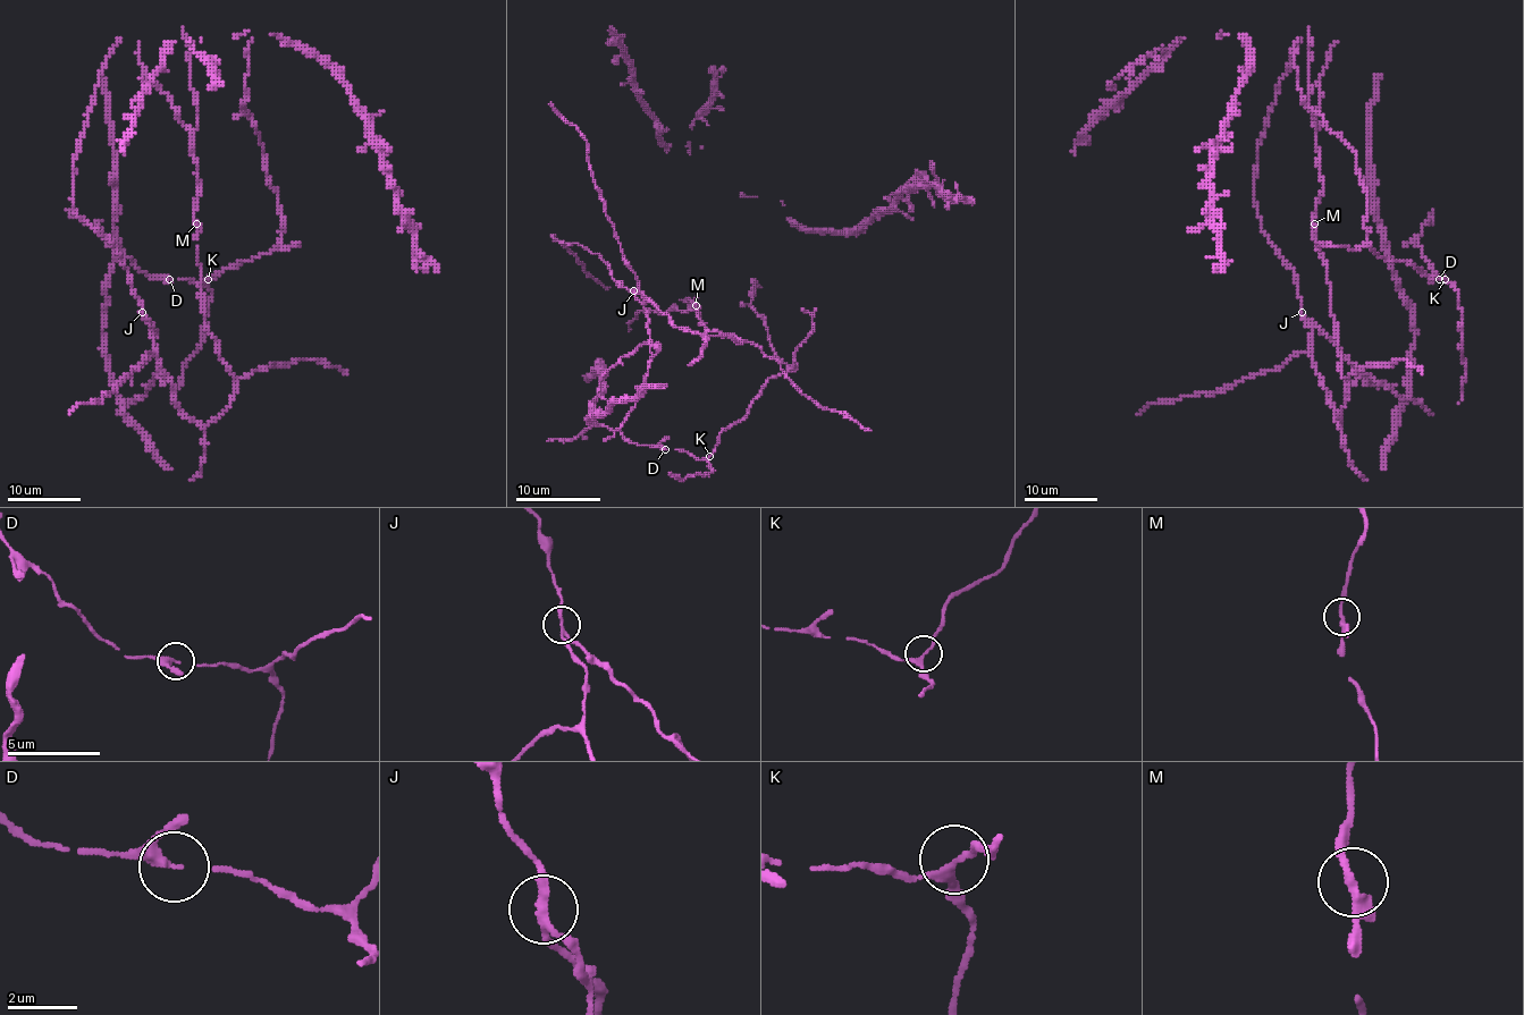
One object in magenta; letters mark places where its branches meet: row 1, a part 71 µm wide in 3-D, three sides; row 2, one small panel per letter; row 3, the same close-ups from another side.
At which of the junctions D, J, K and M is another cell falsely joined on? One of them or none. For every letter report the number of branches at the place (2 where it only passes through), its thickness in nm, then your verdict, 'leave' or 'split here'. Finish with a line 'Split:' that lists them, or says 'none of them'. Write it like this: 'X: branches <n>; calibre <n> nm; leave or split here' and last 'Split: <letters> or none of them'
D: branches 3; calibre 200 nm; leave
J: branches 3; calibre 180 nm; split here
K: branches 3; calibre 190 nm; leave
M: branches 3; calibre 200 nm; leave
Split: J

